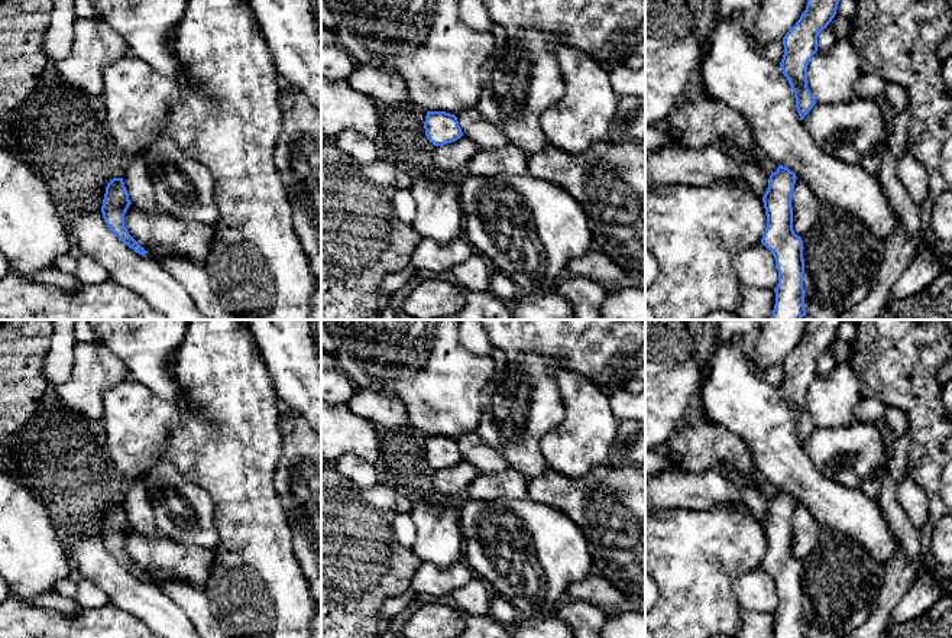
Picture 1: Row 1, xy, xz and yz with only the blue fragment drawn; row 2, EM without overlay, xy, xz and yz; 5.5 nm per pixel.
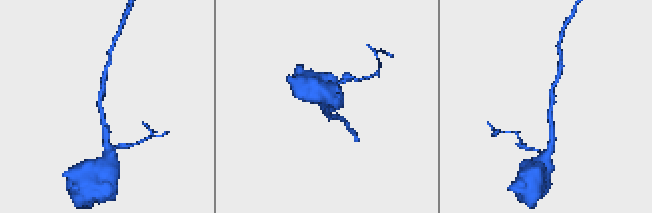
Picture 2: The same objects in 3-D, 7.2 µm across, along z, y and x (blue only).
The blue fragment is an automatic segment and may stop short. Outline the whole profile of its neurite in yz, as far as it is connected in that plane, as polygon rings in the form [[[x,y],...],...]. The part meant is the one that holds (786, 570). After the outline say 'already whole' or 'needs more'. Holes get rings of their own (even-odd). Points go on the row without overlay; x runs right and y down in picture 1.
[[[778,489],[762,521],[767,551],[761,567],[773,577],[778,595],[773,638],[806,638],[803,564],[793,554],[791,518],[796,498]]] | already whole

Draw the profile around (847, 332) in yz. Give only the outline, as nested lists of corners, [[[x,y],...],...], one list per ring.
[[[842,320],[836,333],[836,339],[846,341],[849,346],[854,343],[857,336],[855,320]]]

